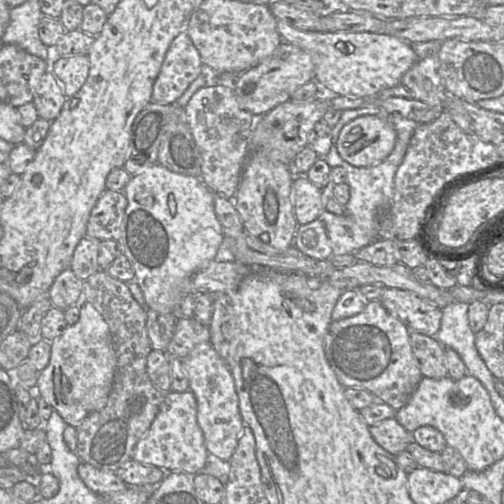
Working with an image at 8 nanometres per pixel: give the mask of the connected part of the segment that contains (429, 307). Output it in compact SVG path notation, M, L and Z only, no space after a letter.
M388 288L379 301L410 331L435 337L440 329L442 309L411 291Z

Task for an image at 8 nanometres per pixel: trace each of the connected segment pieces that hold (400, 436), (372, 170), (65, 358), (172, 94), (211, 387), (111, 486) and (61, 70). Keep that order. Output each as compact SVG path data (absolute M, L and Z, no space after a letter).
M389 418L370 426L370 433L376 443L392 455L398 455L407 450L412 440L412 433L409 433L395 419Z
M370 105L358 109L342 111L338 123L332 128L332 146L328 154L323 157L331 167L342 167L347 173L347 184L350 189L350 199L345 205L346 214L339 216L323 210L317 219L305 224L298 225L293 245L304 255L316 260L329 260L334 256L354 254L361 248L371 244L380 238L380 222L383 217L390 214L394 195L394 178L397 169L403 162L400 161L393 171L393 178L390 190L389 165L395 150L380 164L371 167L355 167L339 155L336 143L342 128L357 117L365 115L383 116L384 112L379 105Z
M81 301L78 305L79 320L74 325L68 325L67 329L51 342L50 361L46 368L39 372L35 388L35 395L43 397L63 420L73 427L78 427L89 414L105 407L117 367L116 350L108 324L92 304Z
M183 30L170 44L153 84L151 102L174 104L202 73L203 62L188 33Z
M210 342L197 345L181 360L182 368L188 377L189 390L197 402L197 423L203 432L206 449L209 454L229 461L245 426L230 369Z
M83 461L78 466L78 474L92 492L101 496L123 492L129 487L116 472L101 470Z
M87 55L55 57L50 70L62 85L66 98L71 98L88 77L89 59Z

